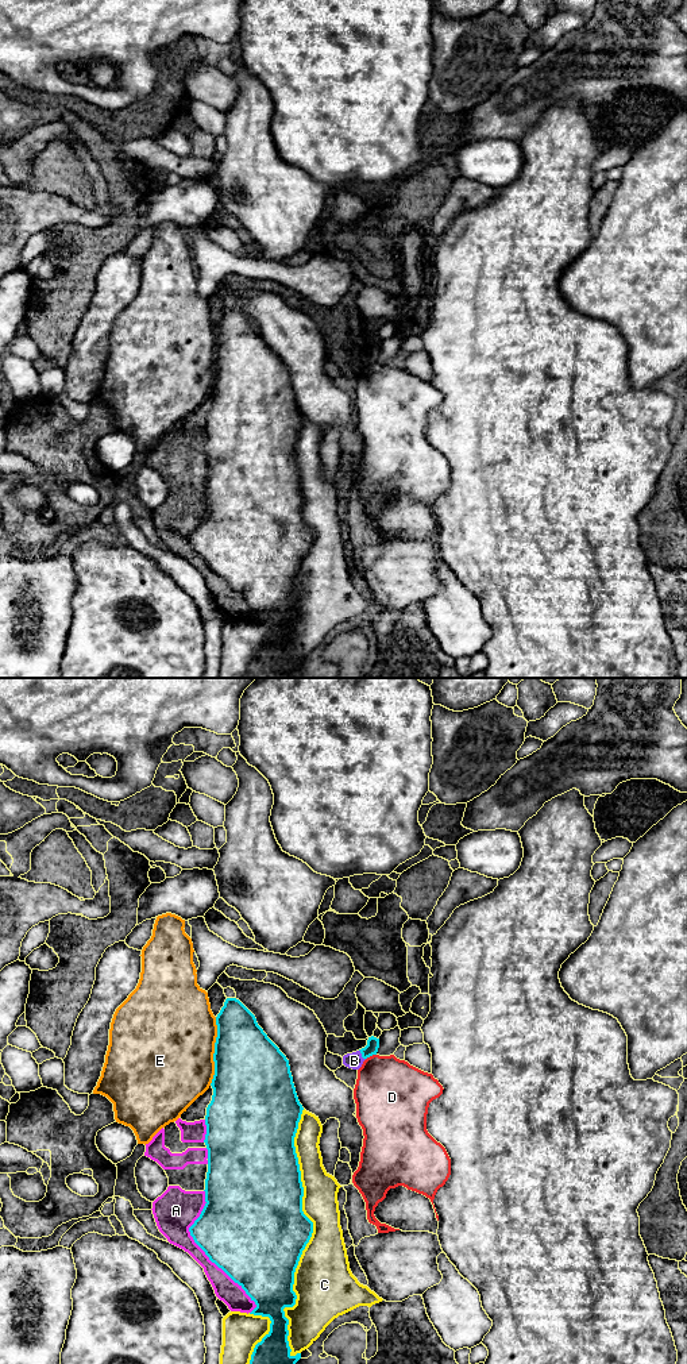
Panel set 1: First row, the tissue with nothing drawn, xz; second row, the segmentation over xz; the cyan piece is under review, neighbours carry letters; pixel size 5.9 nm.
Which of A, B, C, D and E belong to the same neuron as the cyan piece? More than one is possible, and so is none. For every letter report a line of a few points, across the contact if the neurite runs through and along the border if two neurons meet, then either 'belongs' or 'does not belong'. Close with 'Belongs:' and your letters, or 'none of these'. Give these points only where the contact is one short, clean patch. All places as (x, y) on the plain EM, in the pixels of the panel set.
A: does not belong
B: xz (359, 358), (365, 368) | does not belong
C: does not belong
D: does not belong
E: does not belong
Belongs: none of these

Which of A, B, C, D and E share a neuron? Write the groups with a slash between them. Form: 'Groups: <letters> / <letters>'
Groups: A / B / C / D / E

